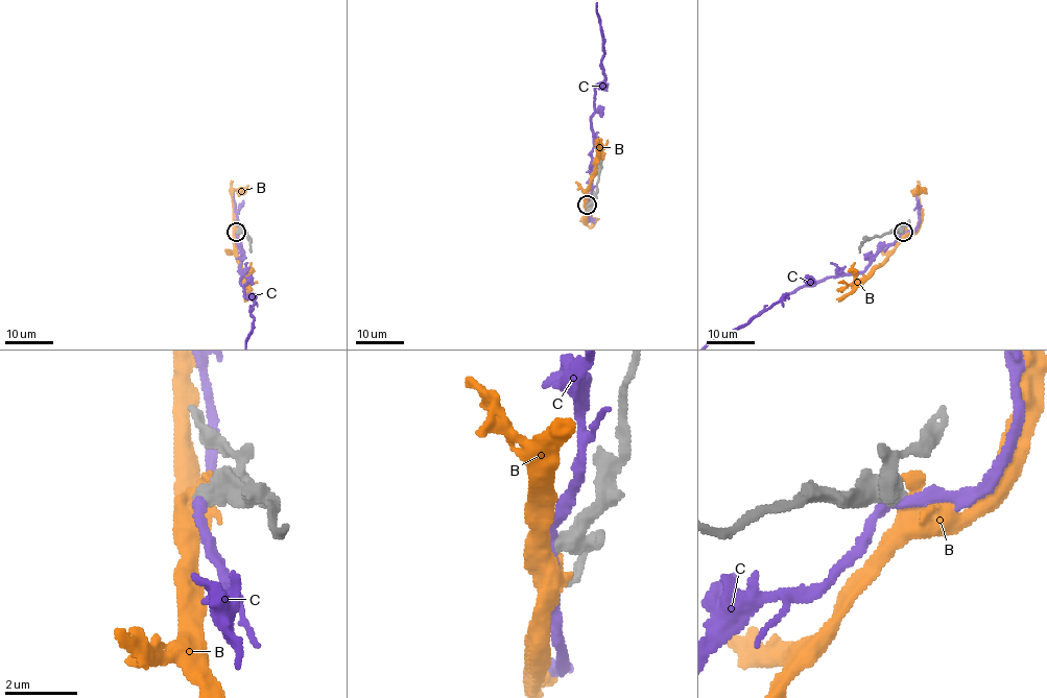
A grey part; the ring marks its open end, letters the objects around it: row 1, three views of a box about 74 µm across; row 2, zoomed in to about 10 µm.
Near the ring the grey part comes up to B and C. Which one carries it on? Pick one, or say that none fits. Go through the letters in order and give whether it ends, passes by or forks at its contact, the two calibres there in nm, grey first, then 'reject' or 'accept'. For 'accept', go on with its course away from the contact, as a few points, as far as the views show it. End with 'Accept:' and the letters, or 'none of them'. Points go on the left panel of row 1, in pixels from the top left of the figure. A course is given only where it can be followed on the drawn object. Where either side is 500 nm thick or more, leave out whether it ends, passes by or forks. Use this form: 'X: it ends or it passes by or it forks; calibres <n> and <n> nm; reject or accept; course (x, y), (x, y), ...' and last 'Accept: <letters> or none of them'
B: it passes by; calibres 420 and 400 nm; accept; course (236, 232), (234, 256), (239, 261), (246, 286), (246, 299)
C: it passes by; calibres 420 and 260 nm; reject
Accept: B

